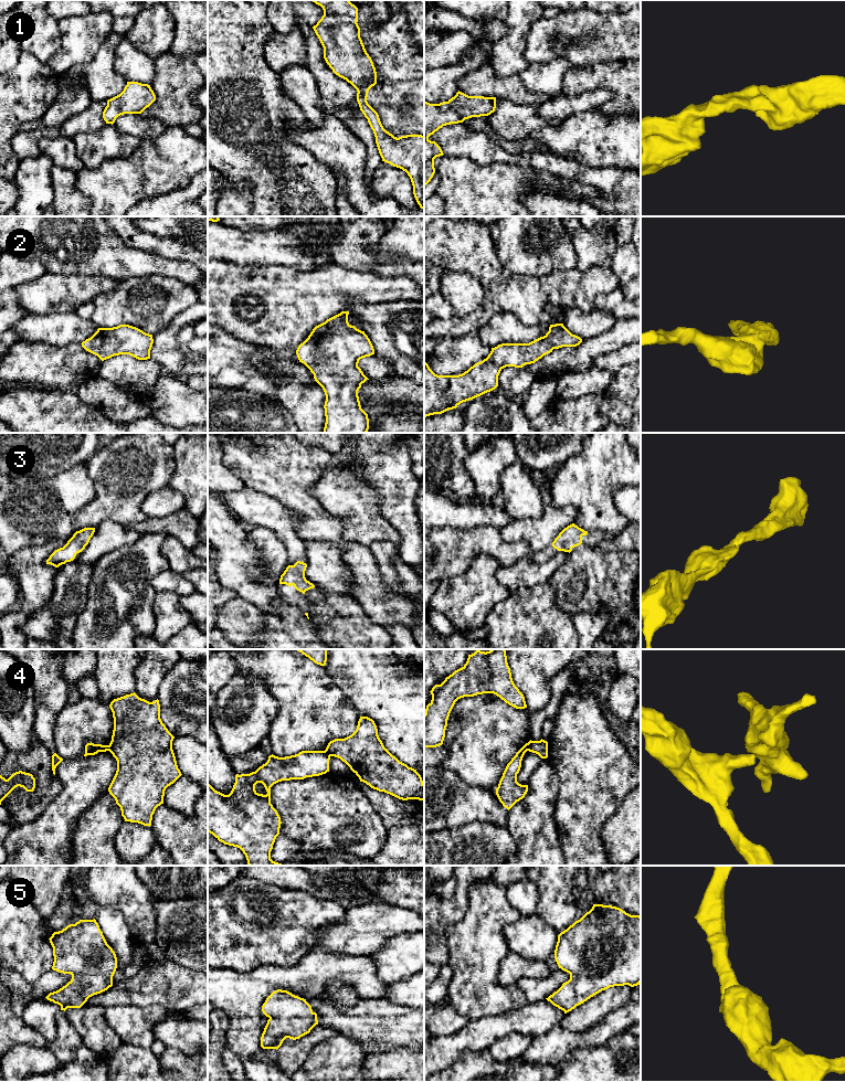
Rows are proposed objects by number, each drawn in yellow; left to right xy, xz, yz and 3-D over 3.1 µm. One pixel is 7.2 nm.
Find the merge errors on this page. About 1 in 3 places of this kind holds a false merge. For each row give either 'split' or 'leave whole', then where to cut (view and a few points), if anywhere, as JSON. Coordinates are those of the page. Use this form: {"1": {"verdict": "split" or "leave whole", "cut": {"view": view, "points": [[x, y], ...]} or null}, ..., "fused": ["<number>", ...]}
{"1": {"verdict": "leave whole", "cut": null}, "2": {"verdict": "leave whole", "cut": null}, "3": {"verdict": "leave whole", "cut": null}, "4": {"verdict": "split", "cut": {"view": "yz", "points": [[529, 742], [527, 750]]}}, "5": {"verdict": "leave whole", "cut": null}, "fused": ["4"]}

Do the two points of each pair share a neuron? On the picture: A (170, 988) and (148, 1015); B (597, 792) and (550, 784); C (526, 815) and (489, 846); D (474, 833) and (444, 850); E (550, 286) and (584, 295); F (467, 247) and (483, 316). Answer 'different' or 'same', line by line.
A: different
B: different
C: different
D: same
E: same
F: same

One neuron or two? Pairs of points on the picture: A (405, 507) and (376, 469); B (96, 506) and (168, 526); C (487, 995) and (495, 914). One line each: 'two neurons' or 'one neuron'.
A: one neuron
B: two neurons
C: one neuron

